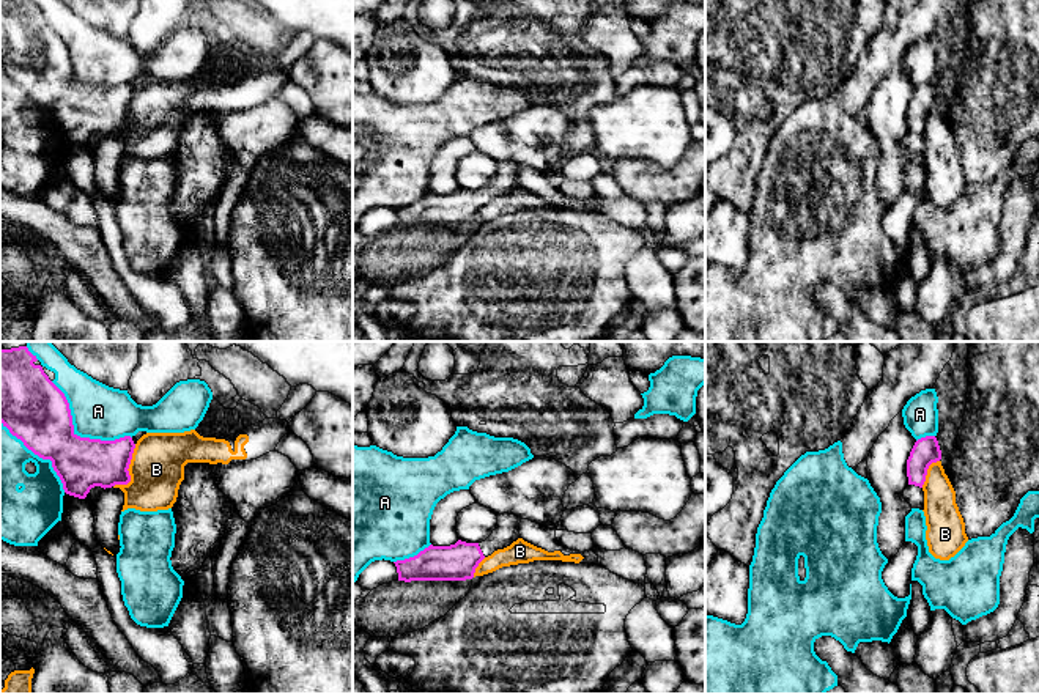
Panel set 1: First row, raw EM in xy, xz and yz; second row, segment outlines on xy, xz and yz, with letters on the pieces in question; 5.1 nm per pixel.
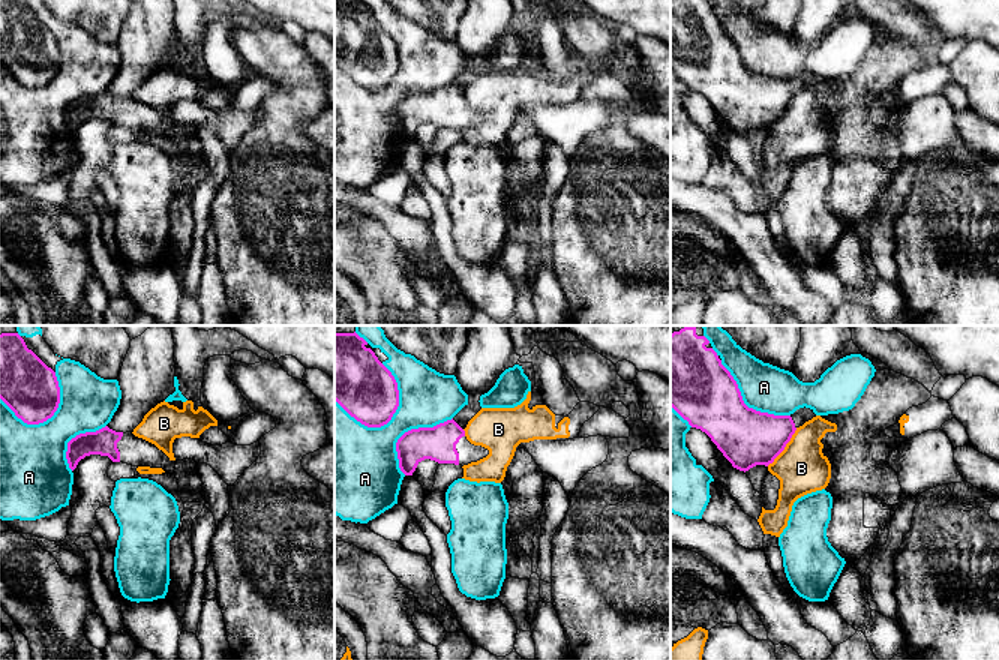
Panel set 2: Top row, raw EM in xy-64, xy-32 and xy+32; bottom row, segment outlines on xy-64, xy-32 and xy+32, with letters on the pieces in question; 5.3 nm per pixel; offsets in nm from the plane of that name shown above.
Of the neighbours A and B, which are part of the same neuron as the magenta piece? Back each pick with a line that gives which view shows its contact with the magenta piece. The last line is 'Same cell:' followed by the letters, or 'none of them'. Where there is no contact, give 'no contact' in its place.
Same cell: none of them

